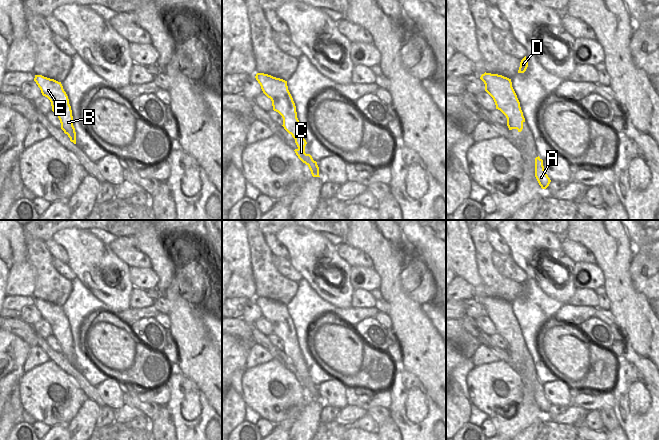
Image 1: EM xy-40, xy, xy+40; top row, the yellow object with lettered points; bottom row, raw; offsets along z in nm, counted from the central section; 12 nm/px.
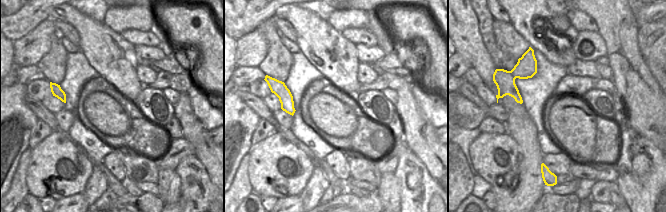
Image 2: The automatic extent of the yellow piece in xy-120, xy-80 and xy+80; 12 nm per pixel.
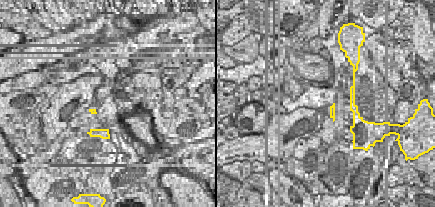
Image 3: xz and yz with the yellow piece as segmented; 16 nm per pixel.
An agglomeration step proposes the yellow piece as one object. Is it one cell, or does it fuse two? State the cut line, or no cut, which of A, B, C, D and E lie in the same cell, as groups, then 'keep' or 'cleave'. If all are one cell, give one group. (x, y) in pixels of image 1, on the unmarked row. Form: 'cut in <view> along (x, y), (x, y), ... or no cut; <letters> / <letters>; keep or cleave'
no cut; A B C D E; keep

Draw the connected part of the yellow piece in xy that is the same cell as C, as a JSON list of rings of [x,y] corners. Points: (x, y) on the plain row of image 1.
[[[257,297],[256,304],[261,310],[263,317],[271,323],[273,334],[283,342],[284,353],[295,363],[297,373],[295,377],[305,387],[313,401],[319,400],[319,391],[310,378],[305,377],[306,364],[301,360],[296,330],[288,314],[287,305],[264,297]]]

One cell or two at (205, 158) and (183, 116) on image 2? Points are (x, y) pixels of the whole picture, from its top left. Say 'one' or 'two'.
one

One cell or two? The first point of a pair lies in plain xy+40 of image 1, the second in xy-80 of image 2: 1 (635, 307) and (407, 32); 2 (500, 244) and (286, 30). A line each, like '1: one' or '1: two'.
1: two
2: one

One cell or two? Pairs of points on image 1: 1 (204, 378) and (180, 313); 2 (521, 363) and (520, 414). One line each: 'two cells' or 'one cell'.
1: one cell
2: one cell

